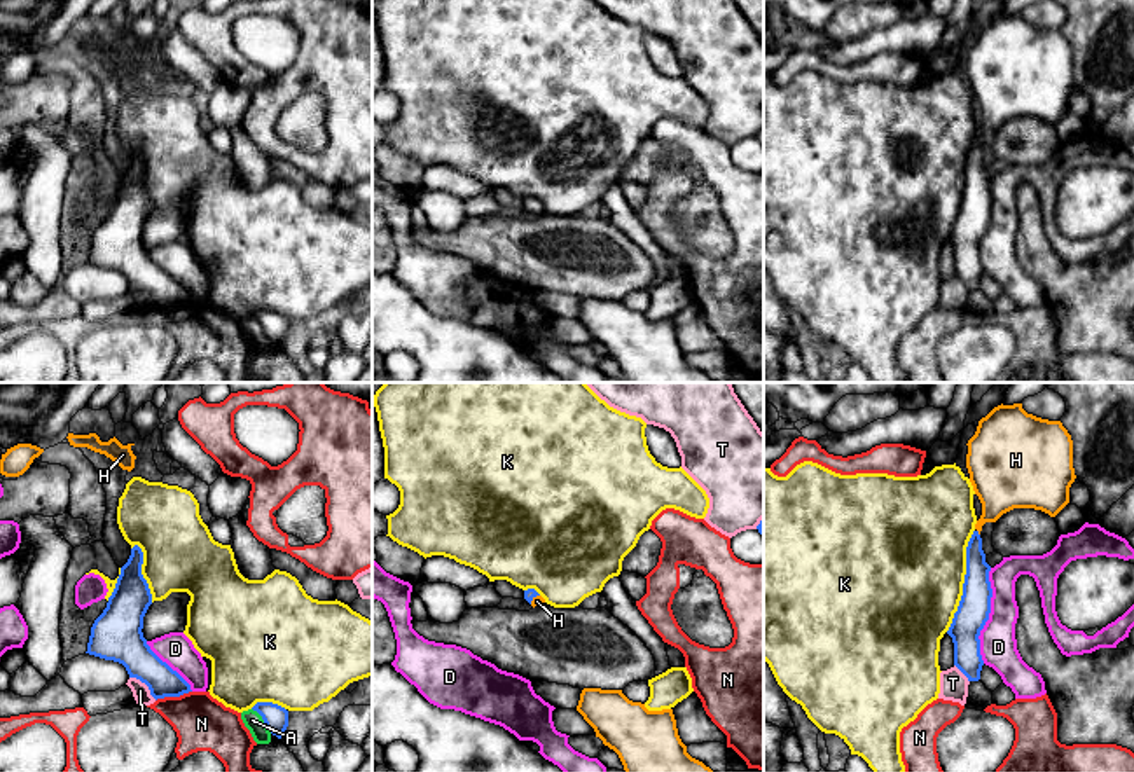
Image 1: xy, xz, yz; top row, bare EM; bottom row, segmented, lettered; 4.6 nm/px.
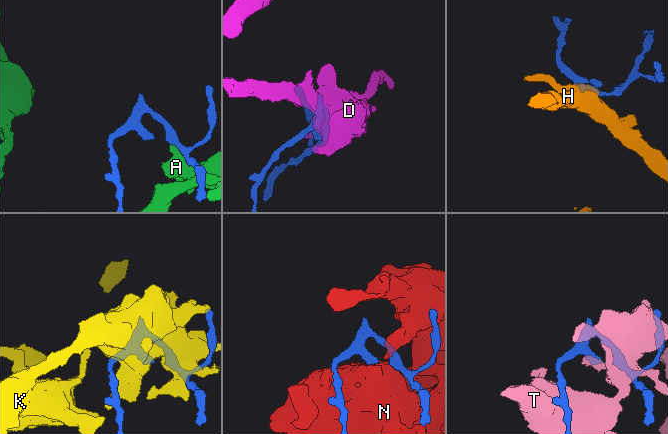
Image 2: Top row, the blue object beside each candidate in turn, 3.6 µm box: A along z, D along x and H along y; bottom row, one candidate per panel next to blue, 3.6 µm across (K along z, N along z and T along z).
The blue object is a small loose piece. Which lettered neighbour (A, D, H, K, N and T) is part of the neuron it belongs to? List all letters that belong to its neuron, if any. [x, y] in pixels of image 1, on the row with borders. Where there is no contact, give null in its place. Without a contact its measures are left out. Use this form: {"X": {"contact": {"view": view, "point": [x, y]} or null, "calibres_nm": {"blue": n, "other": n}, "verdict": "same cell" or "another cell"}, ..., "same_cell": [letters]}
{"A": {"contact": {"view": "xy", "point": [262, 718]}, "calibres_nm": {"blue": 120, "other": 90}, "verdict": "another cell"}, "D": {"contact": {"view": "yz", "point": [988, 615]}, "calibres_nm": {"blue": 150, "other": 180}, "verdict": "another cell"}, "H": {"contact": {"view": "yz", "point": [977, 533]}, "calibres_nm": {"blue": 130, "other": 240}, "verdict": "same cell"}, "K": {"contact": {"view": "yz", "point": [965, 580]}, "calibres_nm": {"blue": 150, "other": 480}, "verdict": "another cell"}, "N": {"contact": {"view": "xy", "point": [173, 696]}, "calibres_nm": {"blue": 150, "other": 260}, "verdict": "another cell"}, "T": {"contact": {"view": "xy", "point": [145, 683]}, "calibres_nm": {"blue": 220, "other": 80}, "verdict": "another cell"}, "same_cell": ["H"]}

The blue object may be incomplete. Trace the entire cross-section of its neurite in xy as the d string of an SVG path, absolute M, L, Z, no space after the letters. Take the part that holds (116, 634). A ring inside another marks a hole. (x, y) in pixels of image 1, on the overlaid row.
M135 545L107 608L91 627L86 653L122 664L129 678L145 683L156 700L180 697L192 692L190 685L150 650L142 632L152 604L142 564L143 552Z

